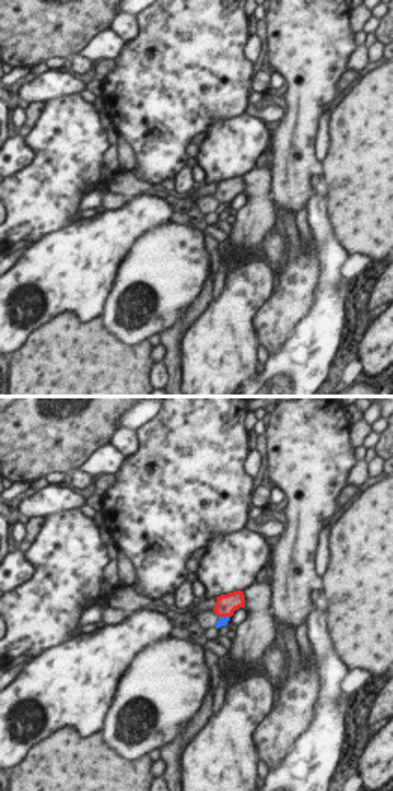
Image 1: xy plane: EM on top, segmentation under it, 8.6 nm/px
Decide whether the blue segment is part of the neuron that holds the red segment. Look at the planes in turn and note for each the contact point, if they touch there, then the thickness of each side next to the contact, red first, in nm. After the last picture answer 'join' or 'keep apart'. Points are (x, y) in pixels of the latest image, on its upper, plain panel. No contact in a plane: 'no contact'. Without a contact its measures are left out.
meets red at (225, 200); 190 nm thick on the red side, 90 nm on the other

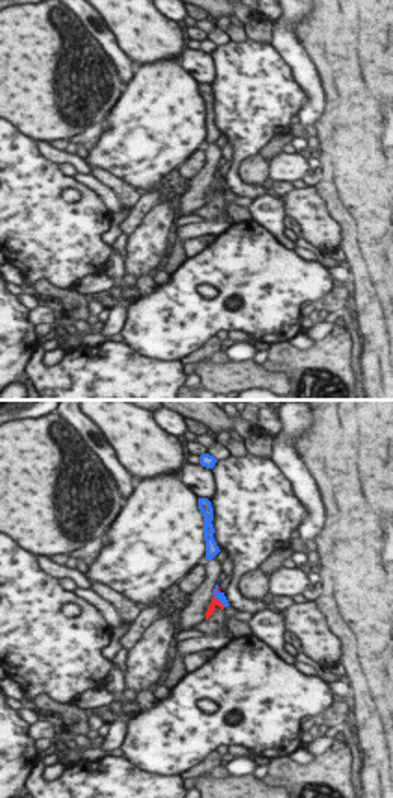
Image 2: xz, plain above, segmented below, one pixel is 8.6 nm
meets red at (214, 182); 60 nm thick on the red side, 70 nm on the other

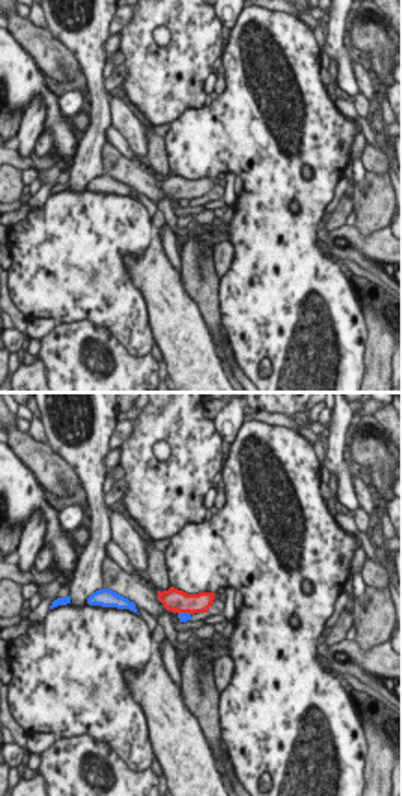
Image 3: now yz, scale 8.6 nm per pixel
meets red at (184, 197); 200 nm thick on the red side, 90 nm on the other

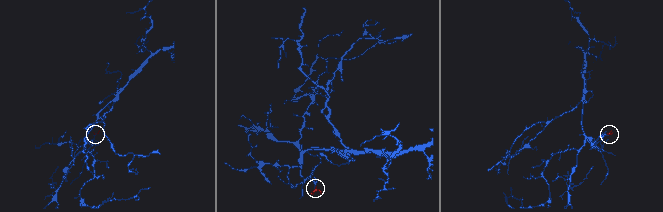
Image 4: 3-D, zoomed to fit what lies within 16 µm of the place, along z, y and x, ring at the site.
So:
keep apart

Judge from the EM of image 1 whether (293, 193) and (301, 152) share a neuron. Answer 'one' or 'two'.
one

